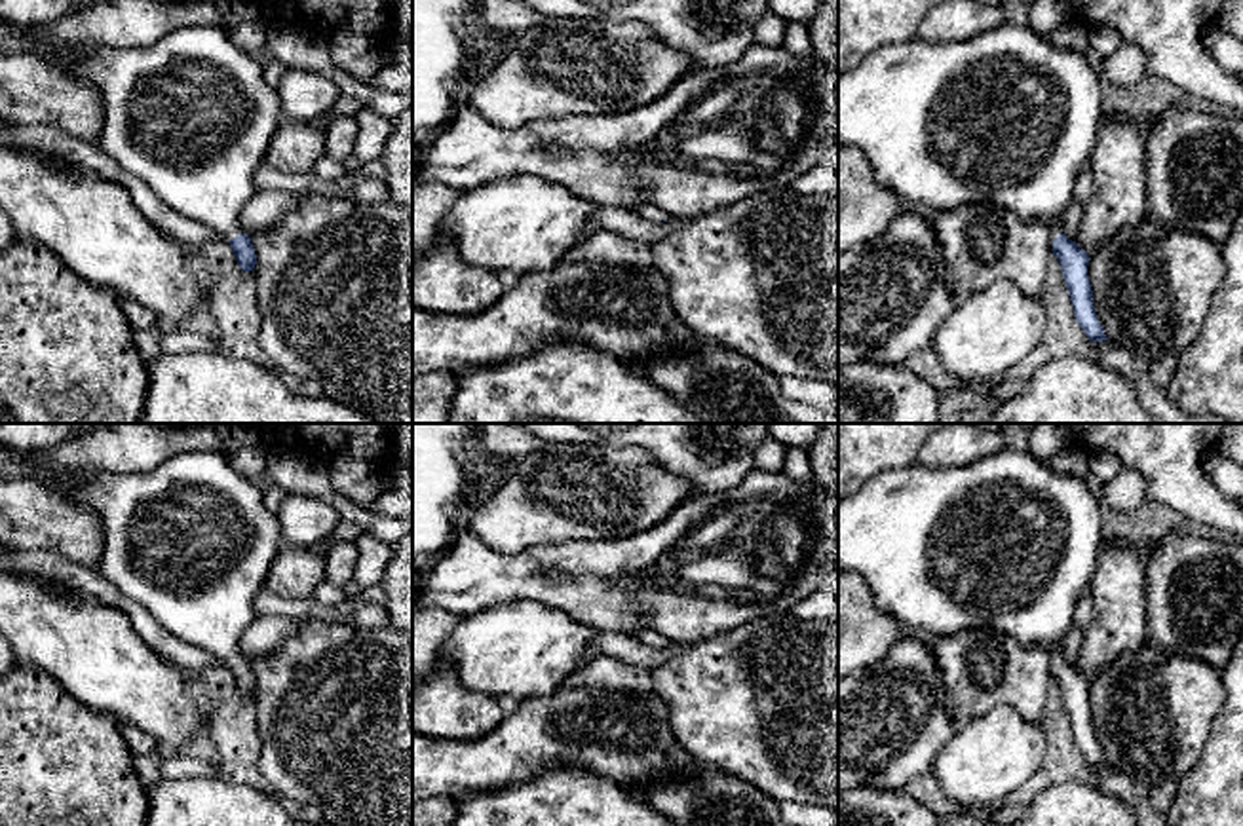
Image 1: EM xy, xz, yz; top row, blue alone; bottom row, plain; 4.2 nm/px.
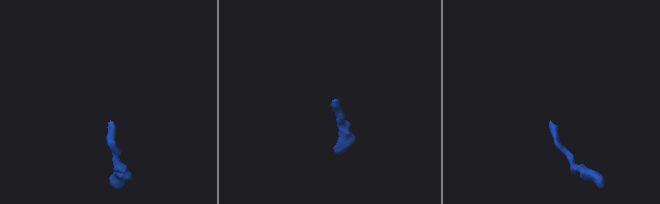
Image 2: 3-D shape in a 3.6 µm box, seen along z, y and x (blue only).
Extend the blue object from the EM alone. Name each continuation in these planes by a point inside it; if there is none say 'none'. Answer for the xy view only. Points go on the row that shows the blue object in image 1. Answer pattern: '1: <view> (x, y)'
1: xy (192, 116)

